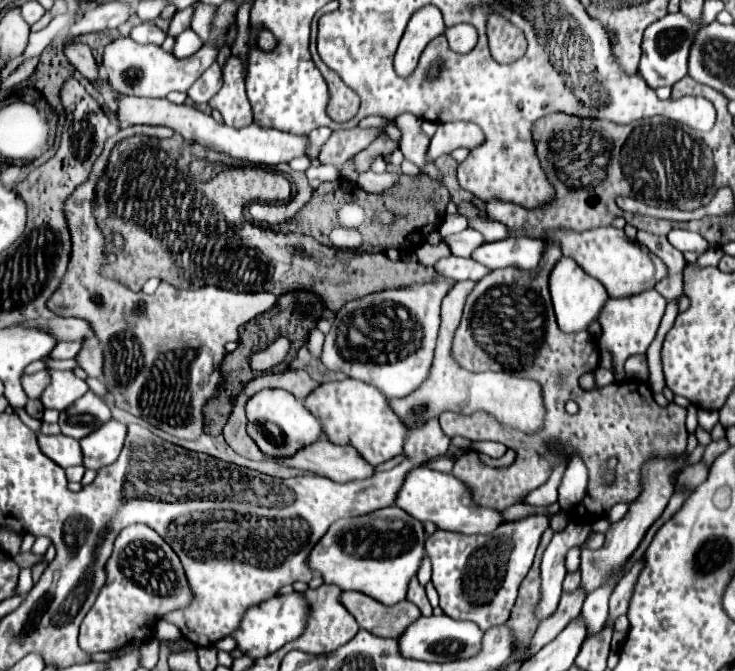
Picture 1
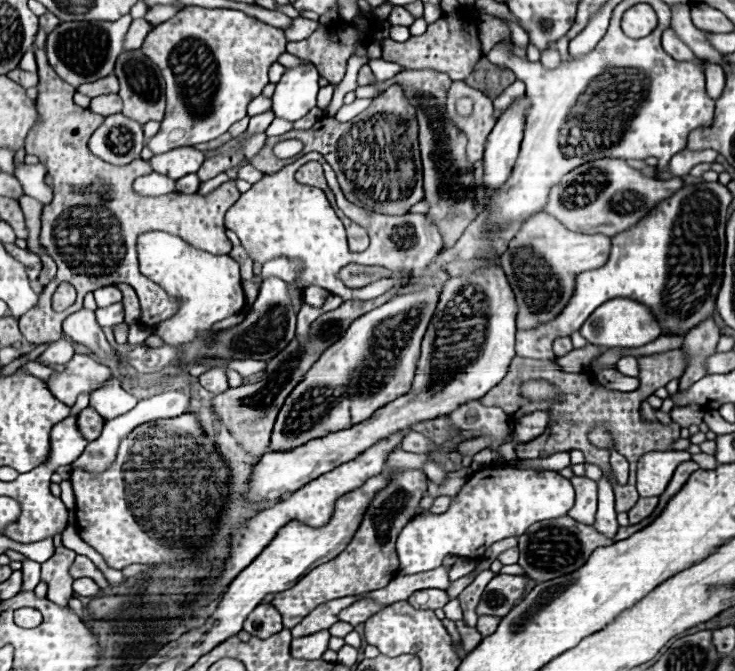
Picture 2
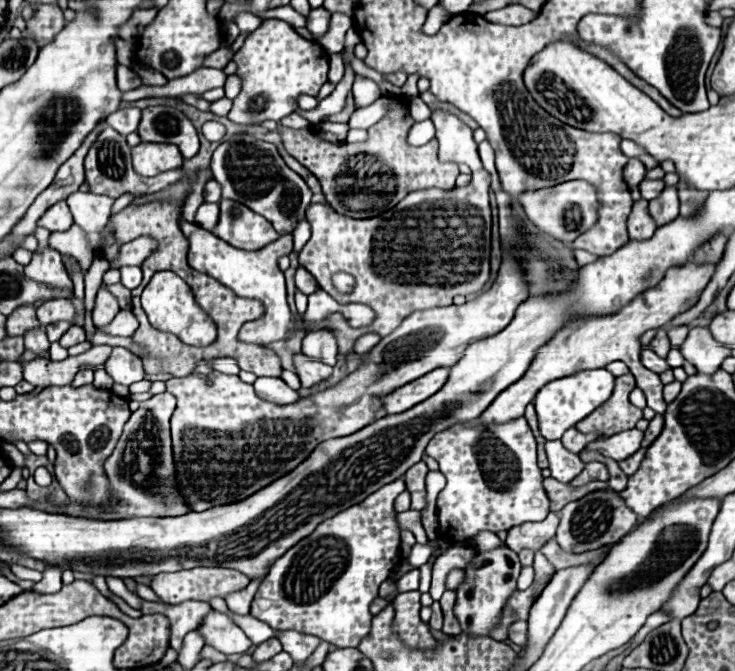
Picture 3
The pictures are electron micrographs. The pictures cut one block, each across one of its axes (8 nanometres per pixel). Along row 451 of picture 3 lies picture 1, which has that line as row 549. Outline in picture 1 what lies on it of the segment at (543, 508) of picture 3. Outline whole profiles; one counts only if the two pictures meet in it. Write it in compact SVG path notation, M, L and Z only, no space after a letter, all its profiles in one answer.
M526 516L502 524L490 536L466 536L436 530L426 538L426 554L432 562L432 584L440 596L440 608L454 620L476 622L484 632L510 618L520 582L528 574L540 536L548 528L544 516Z

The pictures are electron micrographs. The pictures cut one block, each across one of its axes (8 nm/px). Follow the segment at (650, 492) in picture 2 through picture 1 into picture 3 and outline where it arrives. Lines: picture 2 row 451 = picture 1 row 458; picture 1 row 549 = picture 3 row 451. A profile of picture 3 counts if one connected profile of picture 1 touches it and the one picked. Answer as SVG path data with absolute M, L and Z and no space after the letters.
M632 428L632 430L618 432L614 436L610 436L610 438L592 442L592 444L586 446L586 450L600 450L606 458L612 458L612 460L626 460L634 452L640 450L642 438L644 438L644 432Z

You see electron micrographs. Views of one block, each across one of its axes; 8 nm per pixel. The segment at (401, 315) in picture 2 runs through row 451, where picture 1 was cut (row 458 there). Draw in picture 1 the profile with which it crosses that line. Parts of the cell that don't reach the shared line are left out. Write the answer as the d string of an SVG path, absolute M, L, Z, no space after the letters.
M270 388L254 394L246 404L246 414L248 414L248 432L252 440L268 458L274 458L274 460L290 458L300 448L310 446L324 436L322 422L286 390Z

